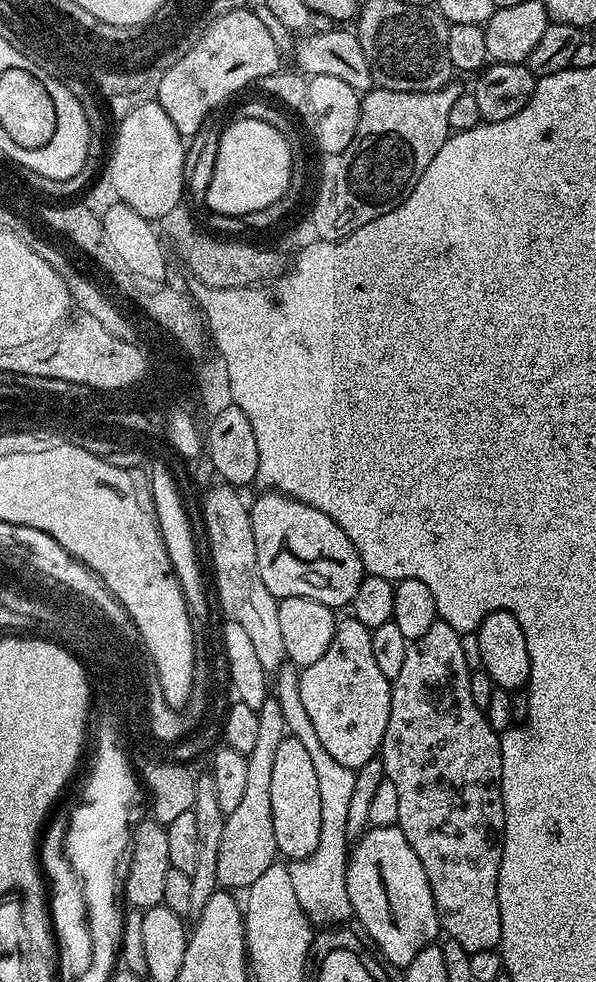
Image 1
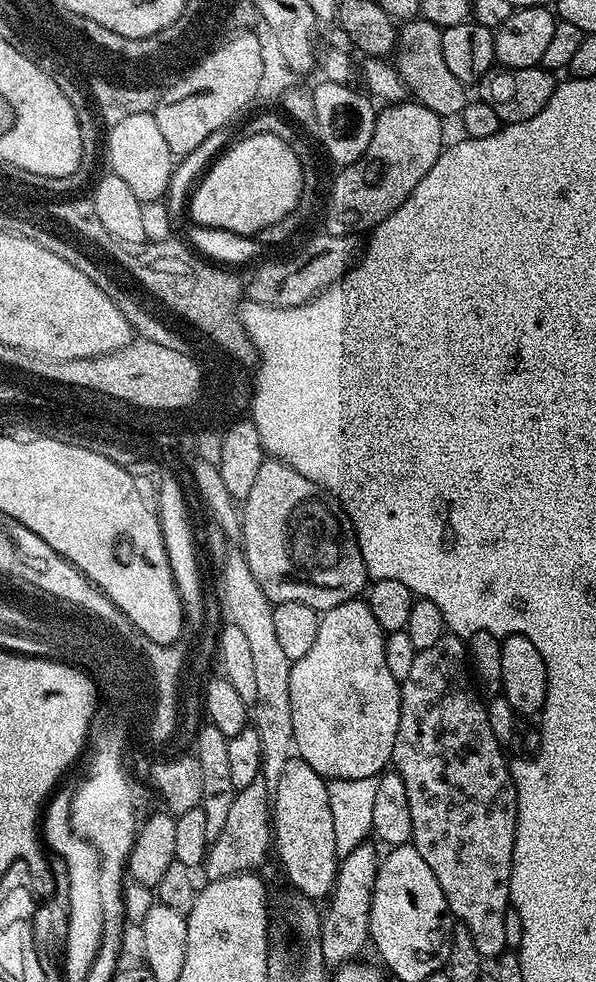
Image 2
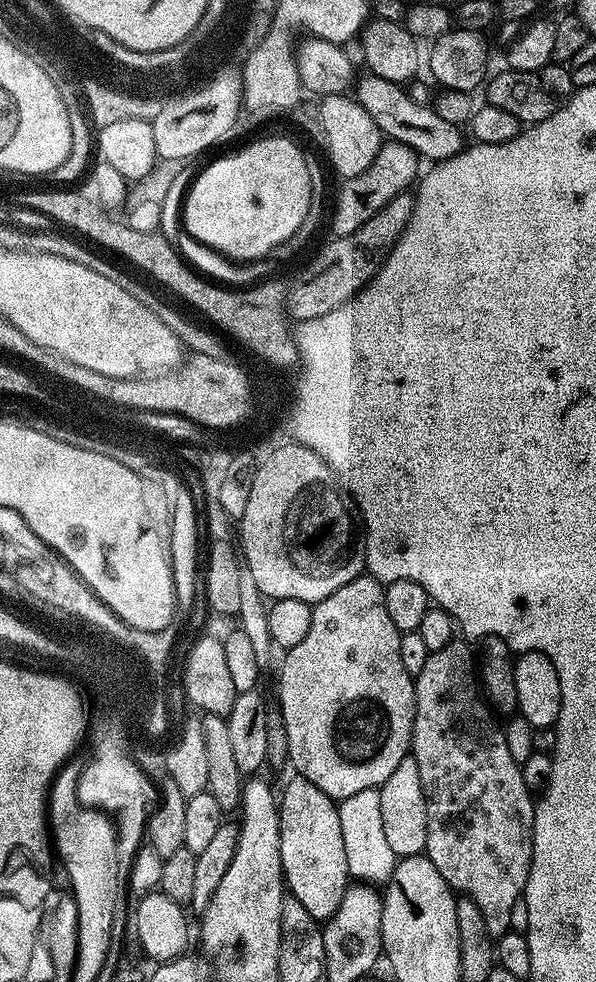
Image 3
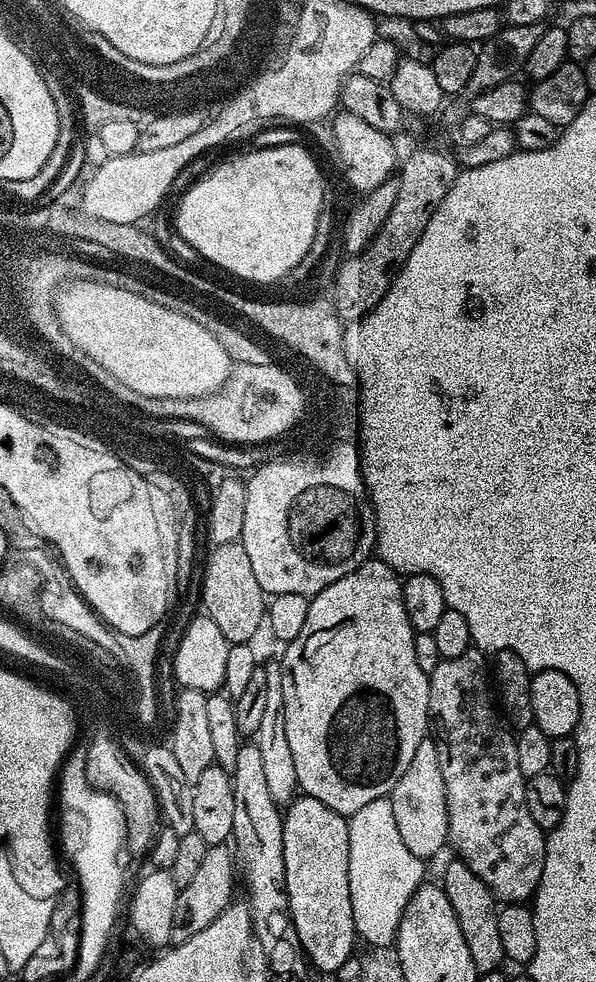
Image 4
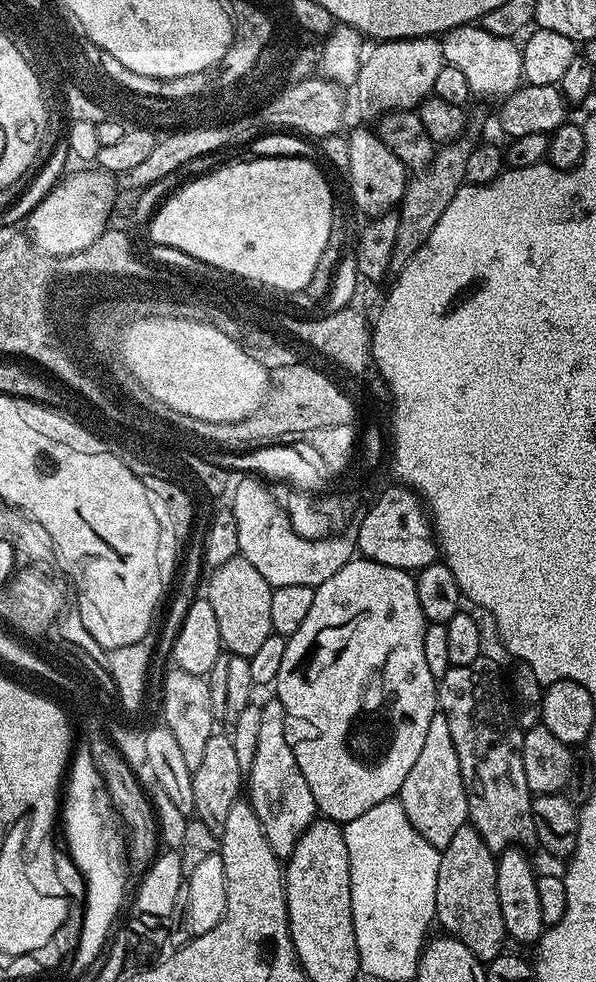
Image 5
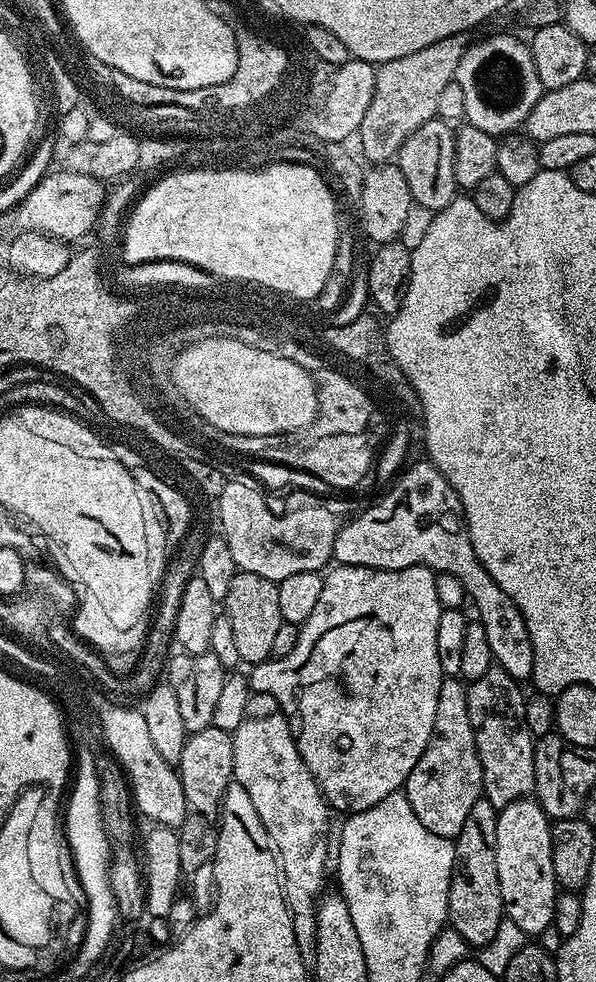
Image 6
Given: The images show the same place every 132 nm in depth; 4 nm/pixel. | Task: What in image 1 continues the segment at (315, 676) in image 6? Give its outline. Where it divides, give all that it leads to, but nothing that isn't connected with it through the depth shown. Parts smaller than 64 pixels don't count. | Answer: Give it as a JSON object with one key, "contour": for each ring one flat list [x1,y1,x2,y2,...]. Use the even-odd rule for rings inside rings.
{"contour":[[351,618,341,619,326,654,300,672,300,693,322,746,342,766,358,769,379,757,386,722,390,722,392,681,378,670,372,629]]}

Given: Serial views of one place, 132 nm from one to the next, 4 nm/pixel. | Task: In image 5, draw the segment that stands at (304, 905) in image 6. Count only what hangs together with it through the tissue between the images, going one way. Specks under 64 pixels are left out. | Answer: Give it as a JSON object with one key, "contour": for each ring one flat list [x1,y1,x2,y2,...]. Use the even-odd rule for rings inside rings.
{"contour":[[275,698,269,700,269,704,262,707,262,726,254,741,252,770,246,778,246,796,266,834,266,842,270,842,270,850,274,850,277,858,287,858,318,813,314,794,310,794,310,786,306,786,306,778,302,778,302,770,298,770,294,758,290,728,284,725,286,713,282,702]]}

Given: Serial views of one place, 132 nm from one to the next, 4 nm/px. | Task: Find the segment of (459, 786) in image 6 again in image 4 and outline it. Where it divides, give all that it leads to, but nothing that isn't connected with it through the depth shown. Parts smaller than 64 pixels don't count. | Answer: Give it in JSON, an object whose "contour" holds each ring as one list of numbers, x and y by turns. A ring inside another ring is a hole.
{"contour":[[426,738,418,742,418,751,410,766,406,766,402,778,394,785,390,793,390,799,394,806,394,823,398,825,398,834,402,834,402,843,408,847,410,854,414,854,420,860,431,861,431,856,439,854,448,844,448,811,446,810,446,782,442,782,442,766,438,766,438,746,435,739]]}

